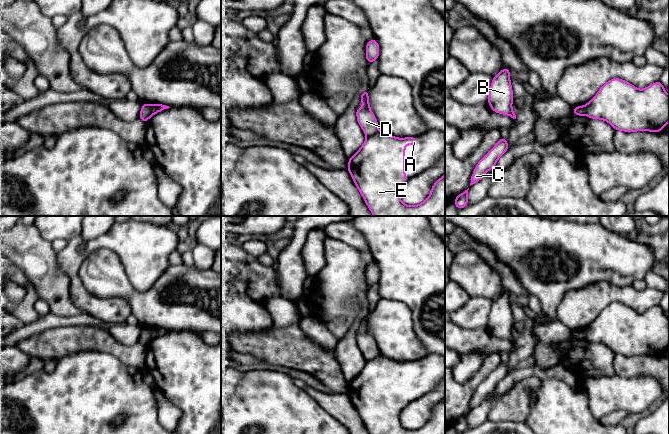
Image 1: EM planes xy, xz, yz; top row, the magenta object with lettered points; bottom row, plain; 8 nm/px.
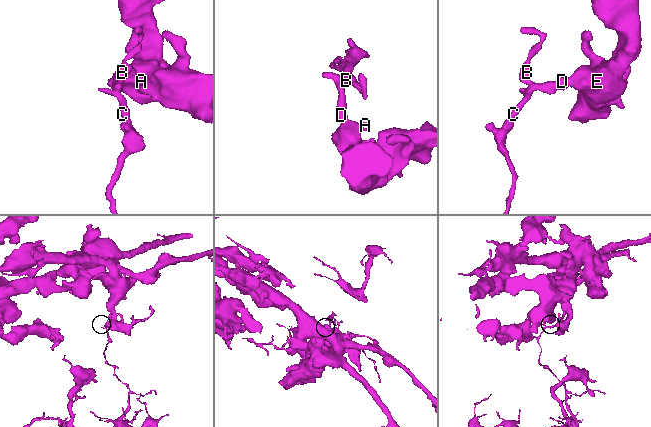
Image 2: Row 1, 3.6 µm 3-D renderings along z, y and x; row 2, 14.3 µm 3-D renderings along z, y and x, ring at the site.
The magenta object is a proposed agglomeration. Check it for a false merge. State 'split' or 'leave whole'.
split

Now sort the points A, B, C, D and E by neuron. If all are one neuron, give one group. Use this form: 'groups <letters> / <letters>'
groups A E / B C D

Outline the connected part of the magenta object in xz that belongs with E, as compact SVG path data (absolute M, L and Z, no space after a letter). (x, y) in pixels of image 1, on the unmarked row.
M379 355L367 360L361 372L349 382L347 394L370 434L445 434L445 397L421 428L409 430L400 423L399 415L407 405L405 370L416 368L417 361L397 362Z

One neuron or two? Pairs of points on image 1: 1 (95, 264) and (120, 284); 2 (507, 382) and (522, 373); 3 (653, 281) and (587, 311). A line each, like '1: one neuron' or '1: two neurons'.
1: one neuron
2: one neuron
3: two neurons

